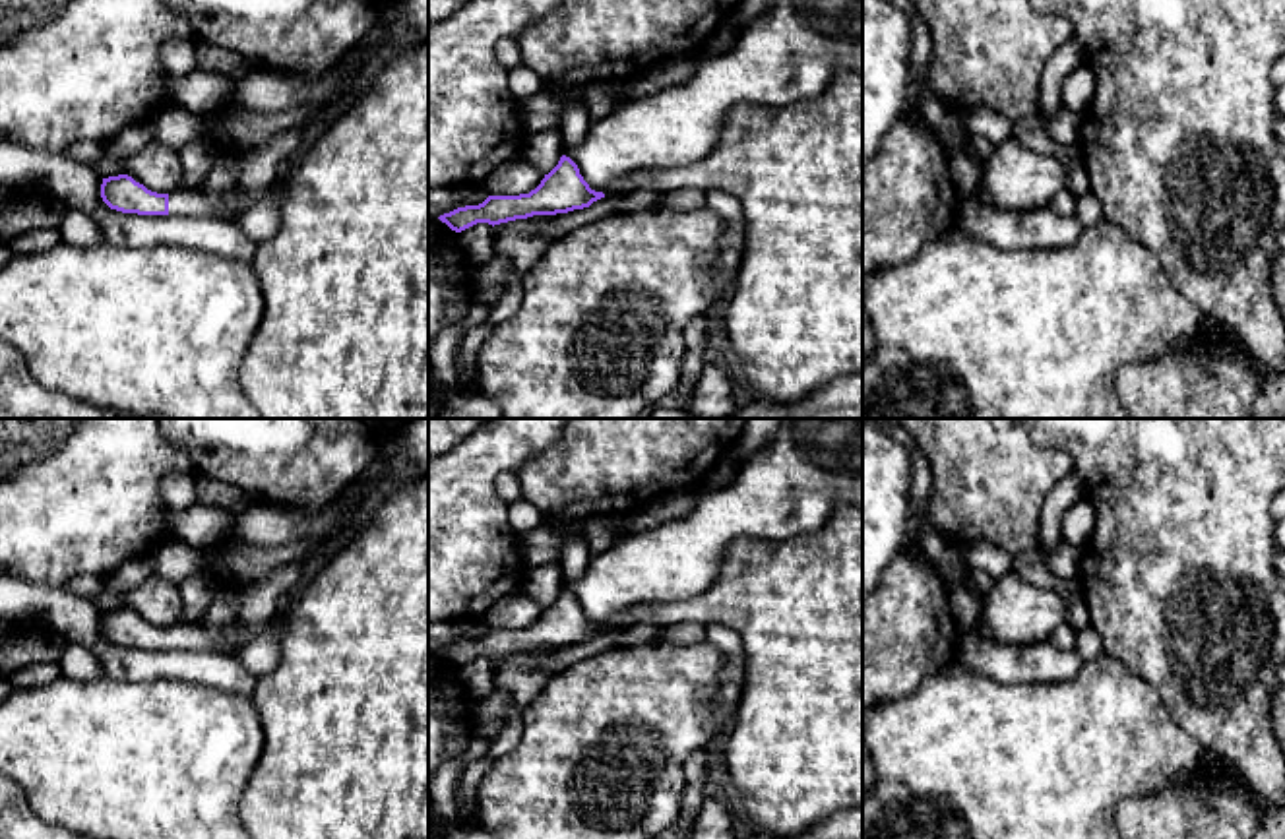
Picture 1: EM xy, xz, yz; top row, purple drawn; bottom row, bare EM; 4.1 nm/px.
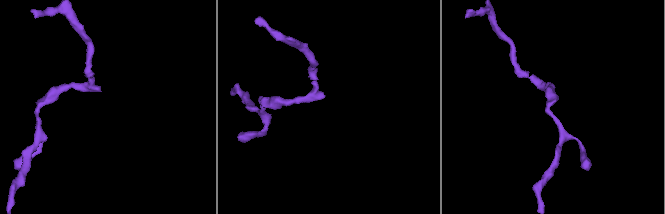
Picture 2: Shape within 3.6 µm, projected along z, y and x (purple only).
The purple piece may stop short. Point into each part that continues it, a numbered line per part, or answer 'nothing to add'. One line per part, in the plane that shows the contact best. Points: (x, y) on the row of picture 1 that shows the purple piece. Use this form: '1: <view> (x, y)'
1: xy (194, 202)

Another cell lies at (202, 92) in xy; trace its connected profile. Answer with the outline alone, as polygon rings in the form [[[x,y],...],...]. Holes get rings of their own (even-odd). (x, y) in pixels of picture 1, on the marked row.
[[[196,66],[184,78],[167,74],[167,105],[207,116],[235,105],[235,79]]]

